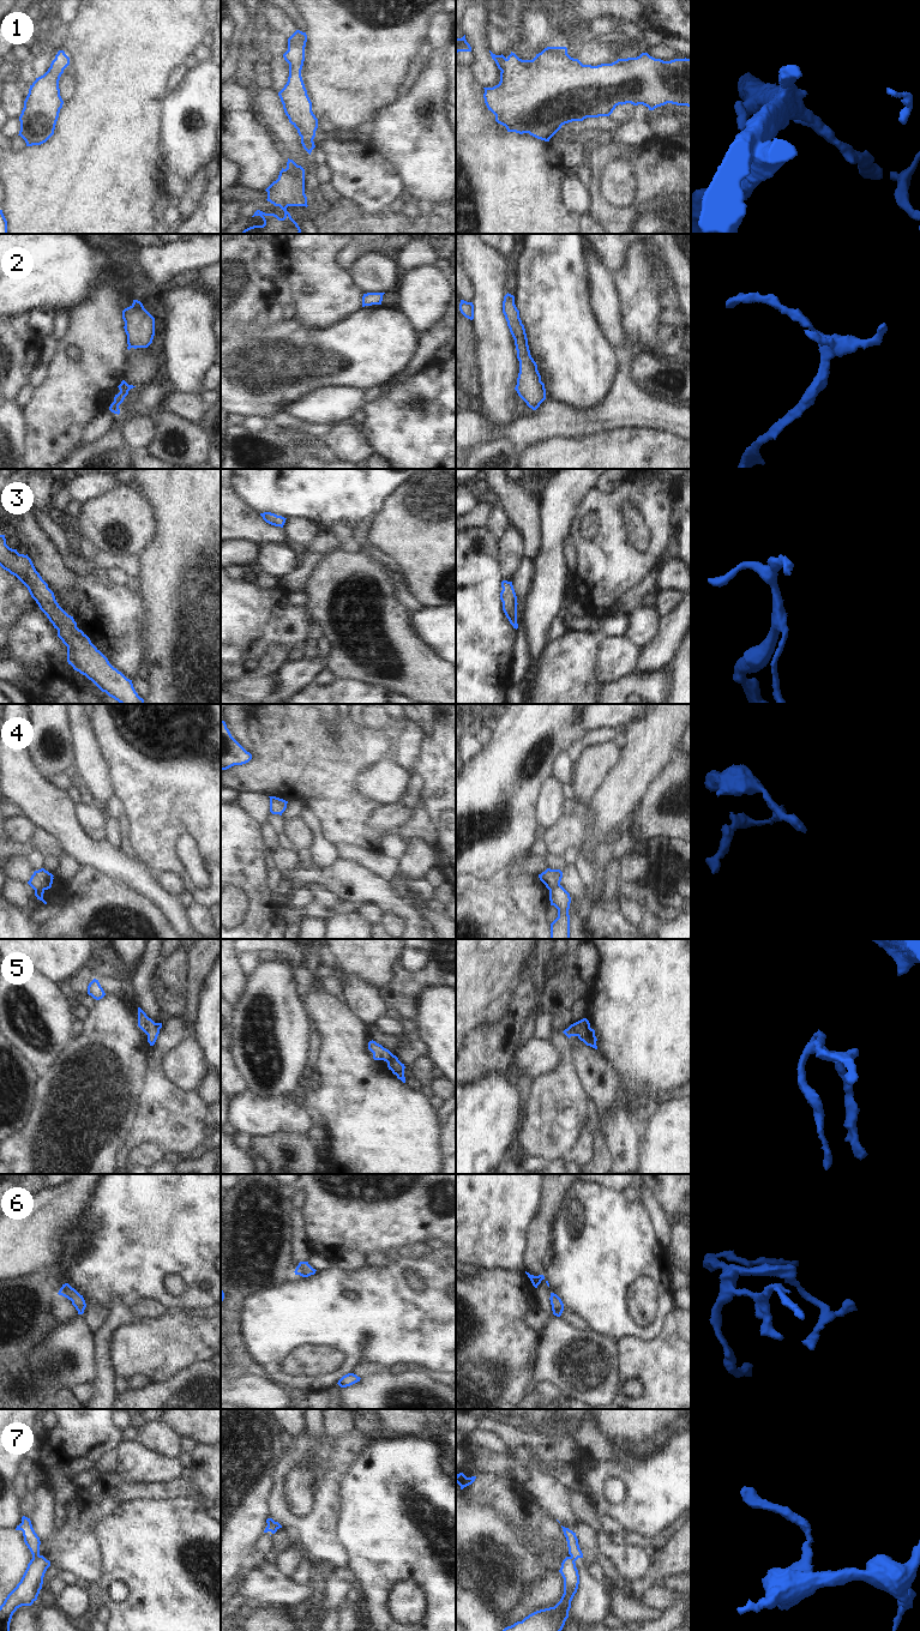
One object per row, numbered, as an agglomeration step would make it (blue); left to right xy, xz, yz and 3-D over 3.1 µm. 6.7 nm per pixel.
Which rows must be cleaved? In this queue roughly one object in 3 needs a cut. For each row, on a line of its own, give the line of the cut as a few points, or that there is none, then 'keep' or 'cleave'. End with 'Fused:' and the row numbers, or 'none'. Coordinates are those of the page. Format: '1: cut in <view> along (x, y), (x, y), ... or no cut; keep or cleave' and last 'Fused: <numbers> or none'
1: no cut; keep
2: no cut; keep
3: no cut; keep
4: cut in yz along (559, 884), (549, 890); cleave
5: cut in yz along (571, 1024), (577, 1035); cleave
6: no cut; keep
7: cut in xy along (38, 1554), (32, 1558); cleave
Fused: 4, 5, 7

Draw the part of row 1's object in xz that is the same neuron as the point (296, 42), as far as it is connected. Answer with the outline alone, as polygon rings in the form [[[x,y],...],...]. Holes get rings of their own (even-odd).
[[[300,30],[288,38],[288,50],[283,58],[289,64],[289,77],[278,96],[289,122],[301,137],[303,149],[311,155],[315,148],[313,139],[318,128],[318,119],[312,112],[312,102],[301,77],[306,42],[307,35]]]

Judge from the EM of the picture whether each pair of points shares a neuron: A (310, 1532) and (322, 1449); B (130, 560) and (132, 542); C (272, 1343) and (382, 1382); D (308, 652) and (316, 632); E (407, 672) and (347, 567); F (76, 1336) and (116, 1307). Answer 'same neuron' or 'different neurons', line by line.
A: same neuron
B: different neurons
C: different neurons
D: same neuron
E: same neuron
F: different neurons

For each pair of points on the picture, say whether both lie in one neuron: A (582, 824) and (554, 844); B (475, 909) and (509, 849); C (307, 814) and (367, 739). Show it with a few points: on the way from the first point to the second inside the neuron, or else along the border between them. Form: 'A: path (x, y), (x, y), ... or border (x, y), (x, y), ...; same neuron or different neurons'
A: path (575, 829), (561, 837); same neuron
B: border (519, 859), (487, 879), (476, 879), (468, 876); different neurons
C: border (305, 805), (317, 818), (323, 836); different neurons

